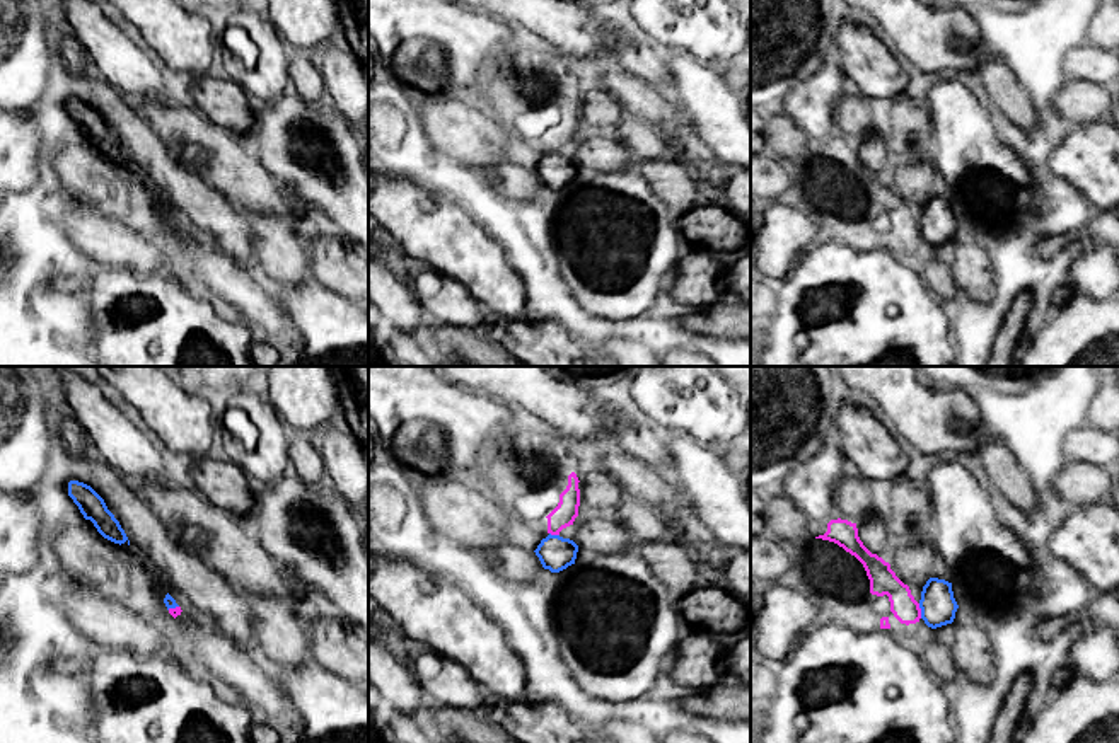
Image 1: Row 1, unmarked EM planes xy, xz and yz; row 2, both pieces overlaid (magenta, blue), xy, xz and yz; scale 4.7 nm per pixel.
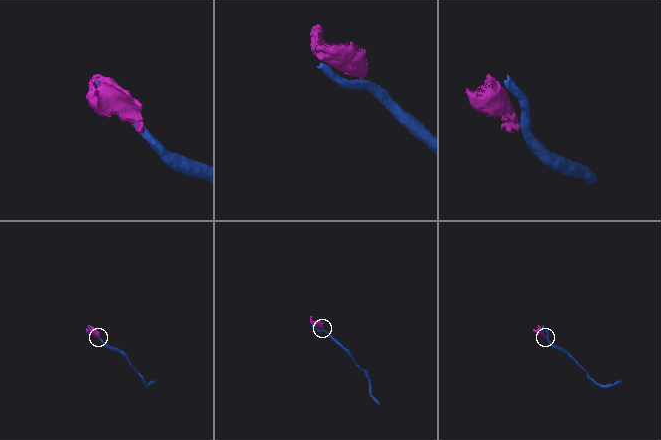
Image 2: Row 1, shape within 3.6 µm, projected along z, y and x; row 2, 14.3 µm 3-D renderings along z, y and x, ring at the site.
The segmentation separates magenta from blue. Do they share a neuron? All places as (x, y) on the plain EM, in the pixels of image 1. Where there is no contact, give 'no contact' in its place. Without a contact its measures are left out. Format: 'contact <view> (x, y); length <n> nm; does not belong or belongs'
contact yz (920, 229); length 70 nm; does not belong

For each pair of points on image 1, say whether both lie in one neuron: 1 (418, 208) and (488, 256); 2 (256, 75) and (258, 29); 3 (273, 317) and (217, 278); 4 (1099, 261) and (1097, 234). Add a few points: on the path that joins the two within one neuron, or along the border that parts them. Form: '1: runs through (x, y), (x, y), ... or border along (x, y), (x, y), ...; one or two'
1: runs through (435, 225), (461, 251), (471, 256); one
2: runs through (266, 63), (266, 41); one
3: runs through (260, 307), (231, 280); one
4: border along (1095, 242), (1101, 244); two

